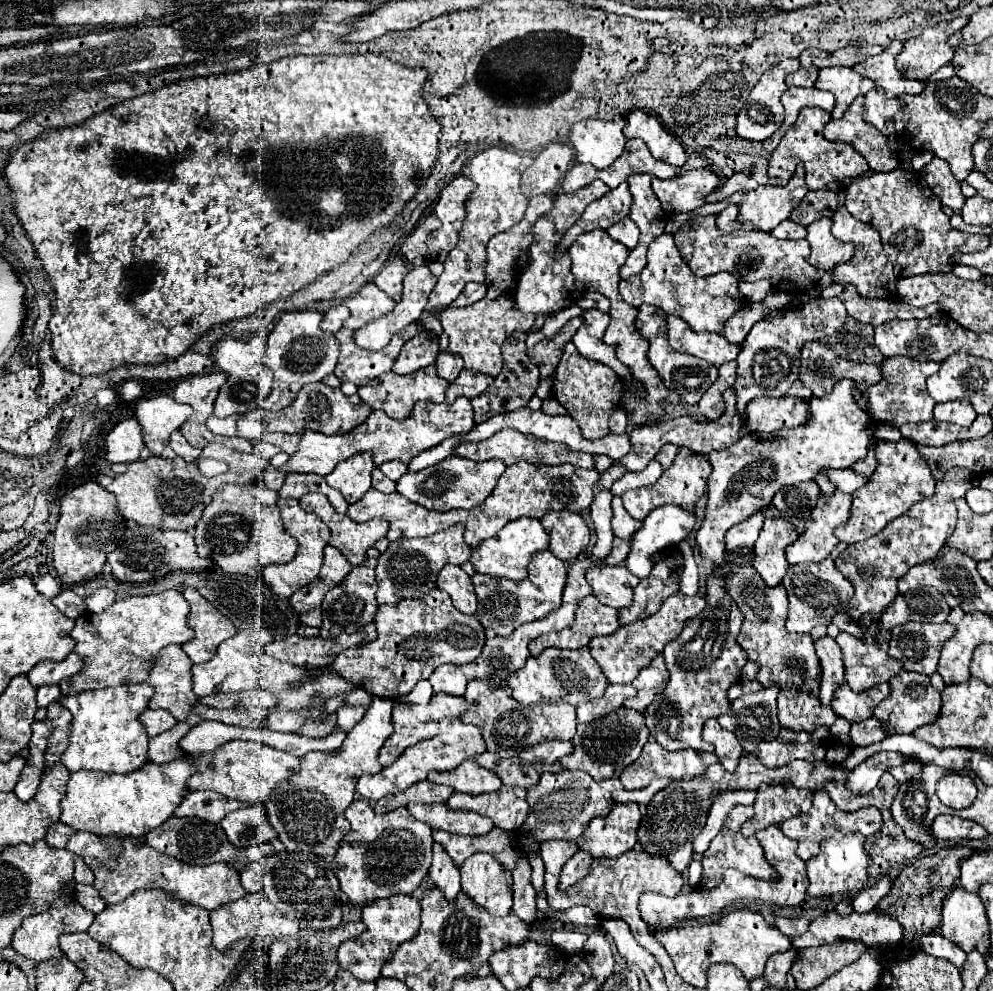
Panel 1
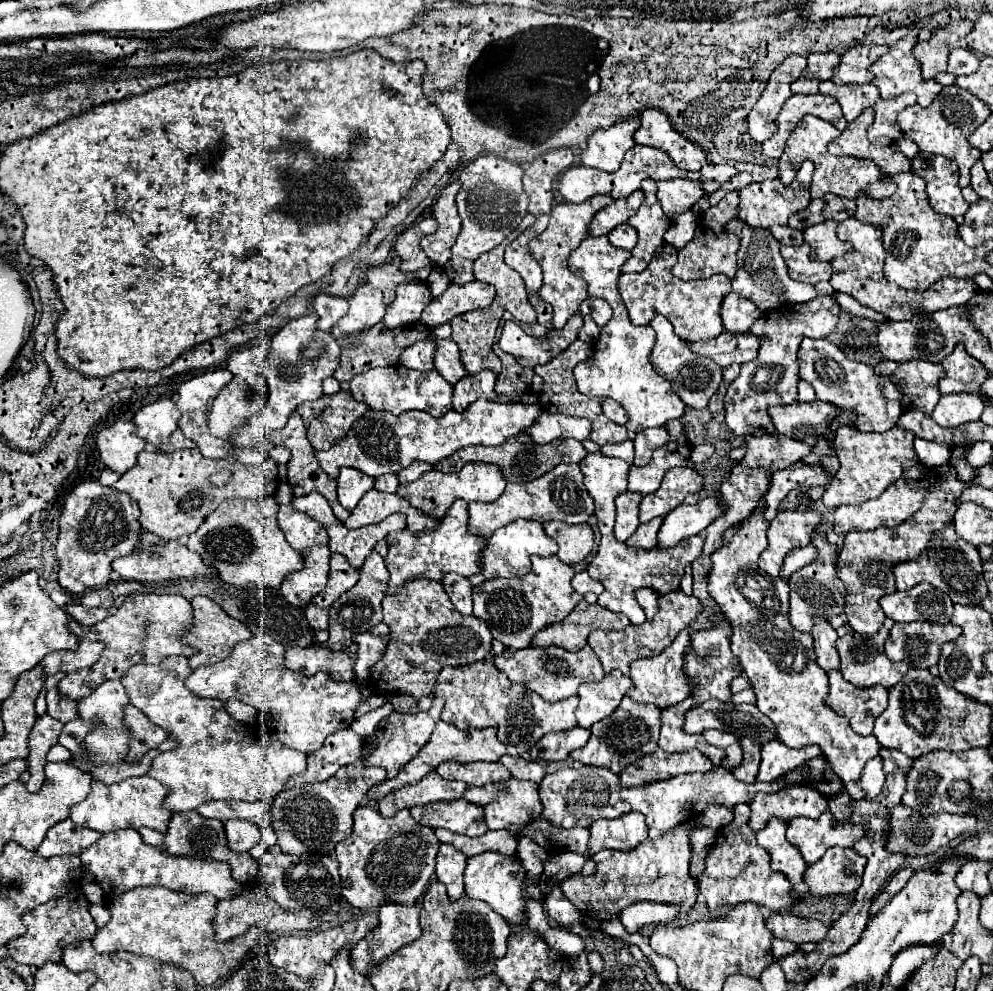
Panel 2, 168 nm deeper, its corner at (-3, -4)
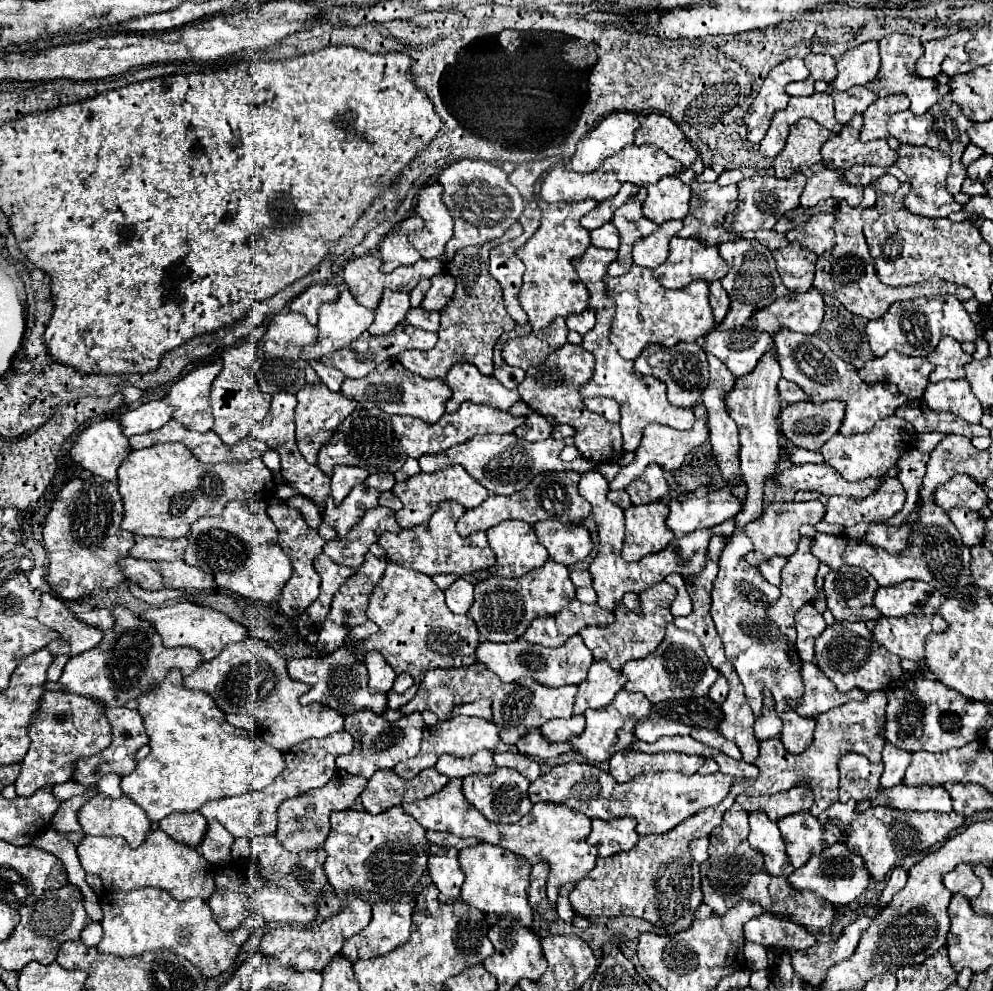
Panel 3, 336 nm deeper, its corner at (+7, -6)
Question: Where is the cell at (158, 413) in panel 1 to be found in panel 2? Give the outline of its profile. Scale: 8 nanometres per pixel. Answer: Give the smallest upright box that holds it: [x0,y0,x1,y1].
[134,400,180,450]

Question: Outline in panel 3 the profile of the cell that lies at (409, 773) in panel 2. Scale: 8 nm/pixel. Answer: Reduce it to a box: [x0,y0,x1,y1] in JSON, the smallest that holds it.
[394,716,500,780]

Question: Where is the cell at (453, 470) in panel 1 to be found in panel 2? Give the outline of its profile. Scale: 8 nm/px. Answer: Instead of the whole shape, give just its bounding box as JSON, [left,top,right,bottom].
[410,462,506,518]

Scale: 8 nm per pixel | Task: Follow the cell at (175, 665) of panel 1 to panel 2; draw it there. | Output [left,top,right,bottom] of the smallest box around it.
[122,656,306,812]

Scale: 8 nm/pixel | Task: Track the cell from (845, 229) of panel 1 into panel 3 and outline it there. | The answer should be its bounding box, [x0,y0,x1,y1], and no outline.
[814,207,974,320]

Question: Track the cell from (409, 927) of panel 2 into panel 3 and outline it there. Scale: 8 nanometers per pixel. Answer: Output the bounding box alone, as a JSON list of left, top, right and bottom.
[340,902,414,962]

